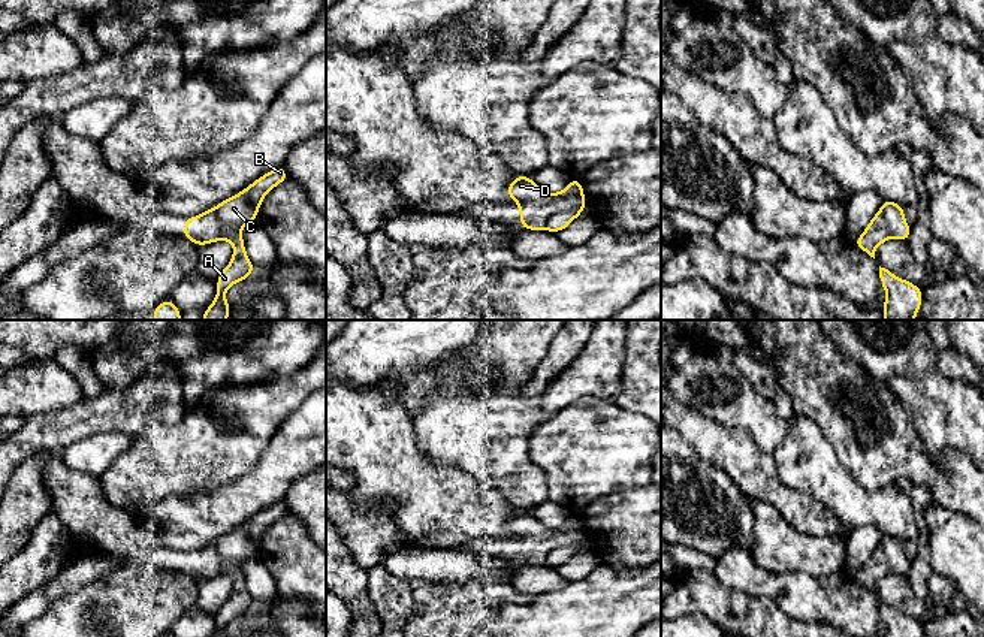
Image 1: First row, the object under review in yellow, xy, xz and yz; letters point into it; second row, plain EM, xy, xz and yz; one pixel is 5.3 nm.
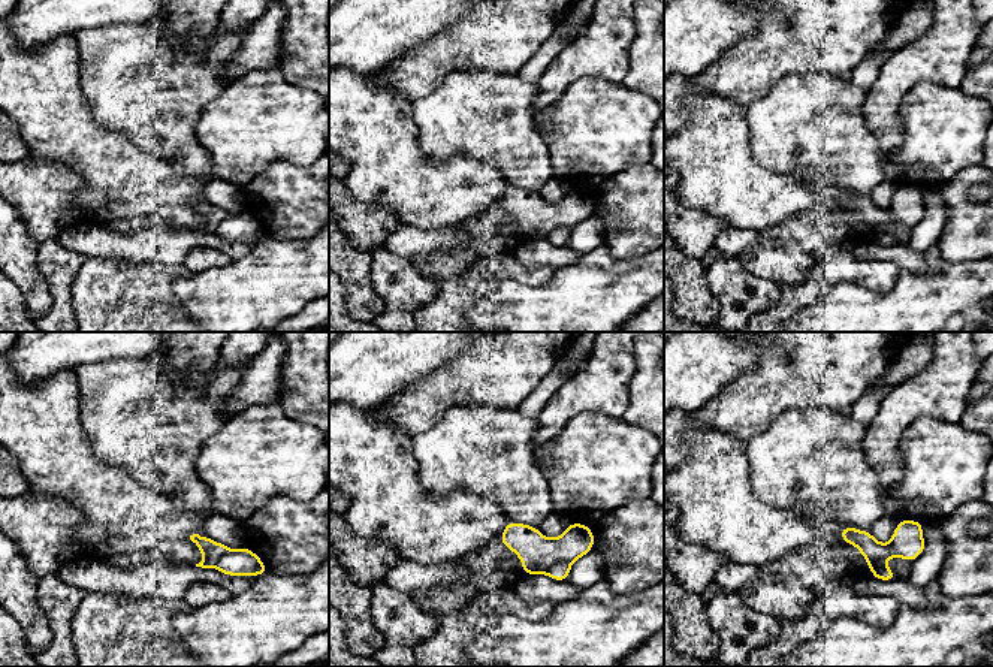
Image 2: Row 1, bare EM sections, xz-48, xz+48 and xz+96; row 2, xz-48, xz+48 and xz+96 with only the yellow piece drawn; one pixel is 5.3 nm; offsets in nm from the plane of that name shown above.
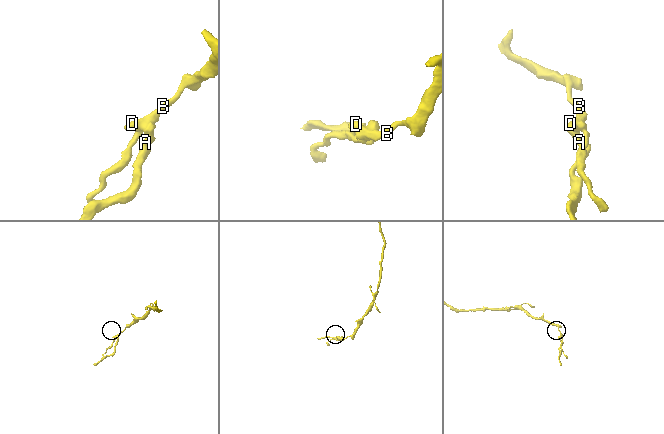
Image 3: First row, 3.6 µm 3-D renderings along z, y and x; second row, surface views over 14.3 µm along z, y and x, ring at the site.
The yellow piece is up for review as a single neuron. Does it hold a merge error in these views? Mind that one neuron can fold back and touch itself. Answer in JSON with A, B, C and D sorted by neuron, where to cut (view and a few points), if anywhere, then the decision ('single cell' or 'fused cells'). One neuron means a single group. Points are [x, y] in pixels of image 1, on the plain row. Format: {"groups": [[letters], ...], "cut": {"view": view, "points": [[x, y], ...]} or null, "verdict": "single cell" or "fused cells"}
{"groups": [["A", "B", "C", "D"]], "cut": null, "verdict": "single cell"}

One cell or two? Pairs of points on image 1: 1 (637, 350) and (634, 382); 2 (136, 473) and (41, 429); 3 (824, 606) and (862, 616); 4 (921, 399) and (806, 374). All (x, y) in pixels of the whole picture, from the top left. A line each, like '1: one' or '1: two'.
1: one
2: two
3: one
4: two

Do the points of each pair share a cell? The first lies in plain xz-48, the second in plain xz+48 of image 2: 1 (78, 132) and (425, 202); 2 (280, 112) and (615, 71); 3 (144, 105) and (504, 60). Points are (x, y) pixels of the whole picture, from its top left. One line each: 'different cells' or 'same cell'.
1: same cell
2: different cells
3: different cells

